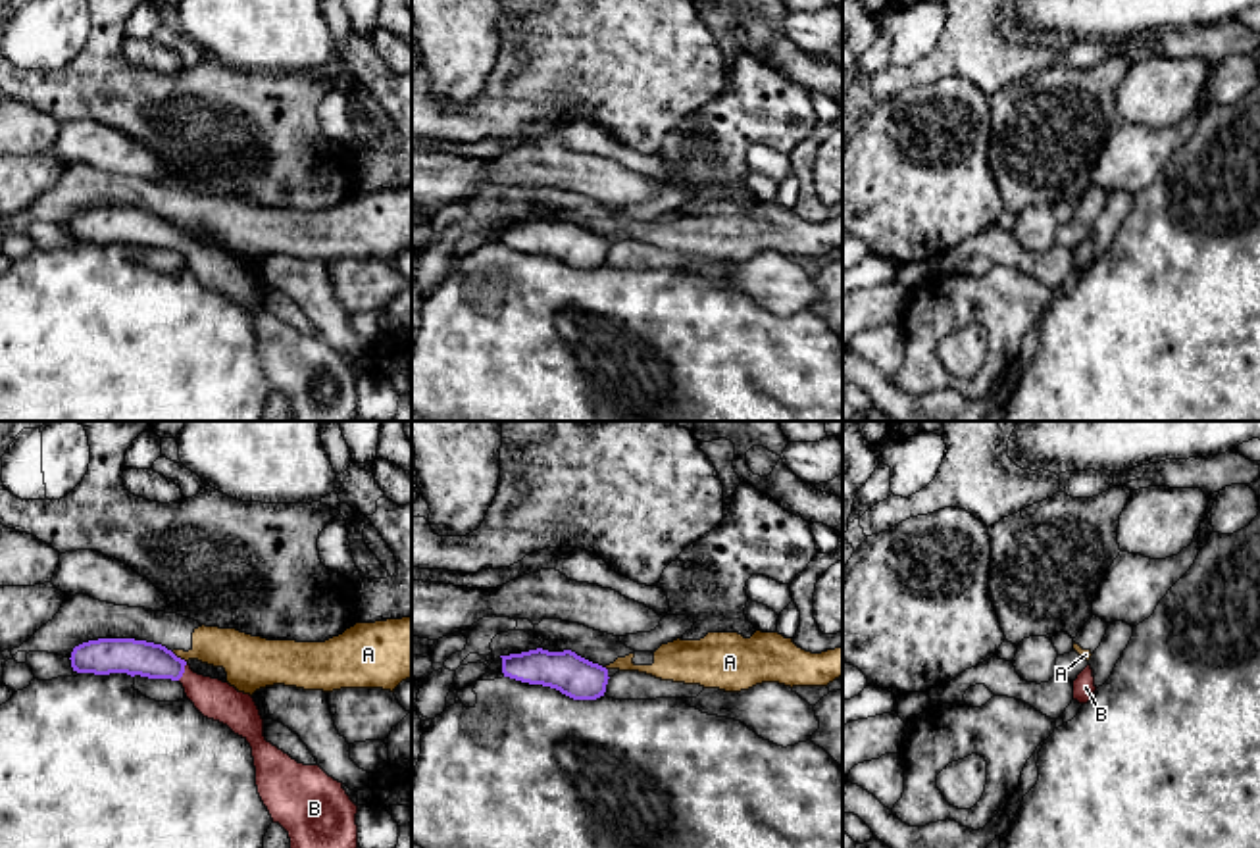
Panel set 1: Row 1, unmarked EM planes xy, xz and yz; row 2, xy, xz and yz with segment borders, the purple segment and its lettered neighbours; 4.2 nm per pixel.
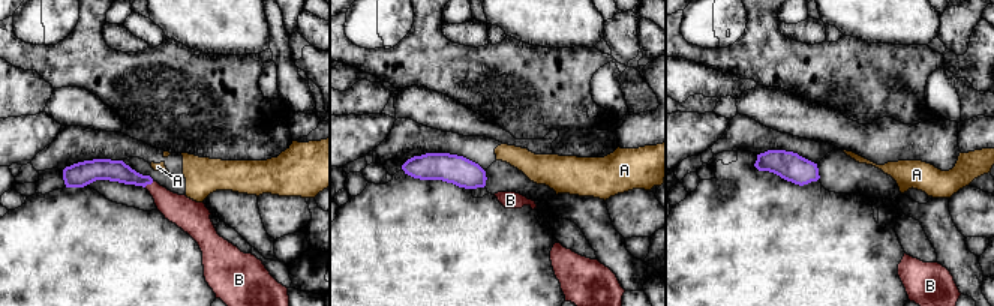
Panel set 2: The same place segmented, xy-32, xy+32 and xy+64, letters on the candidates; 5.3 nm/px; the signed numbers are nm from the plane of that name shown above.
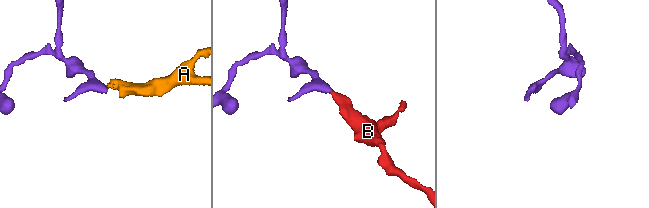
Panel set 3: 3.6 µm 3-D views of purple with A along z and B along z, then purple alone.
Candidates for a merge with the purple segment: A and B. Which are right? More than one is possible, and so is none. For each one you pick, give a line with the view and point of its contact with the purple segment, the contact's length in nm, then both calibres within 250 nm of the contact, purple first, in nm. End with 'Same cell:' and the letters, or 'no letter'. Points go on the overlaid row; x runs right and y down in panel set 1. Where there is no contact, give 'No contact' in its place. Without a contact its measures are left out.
B: Touches purple at xy (183, 672). Shared border 80 nm. Thickness 150 nm (purple) against 170 nm
Same cell: B

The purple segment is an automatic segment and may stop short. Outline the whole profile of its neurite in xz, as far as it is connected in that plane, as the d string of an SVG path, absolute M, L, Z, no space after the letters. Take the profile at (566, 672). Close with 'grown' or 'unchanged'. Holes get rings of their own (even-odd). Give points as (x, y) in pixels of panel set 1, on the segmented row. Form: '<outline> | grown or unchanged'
M542 648L500 656L504 677L560 690L573 700L604 696L608 669L571 650L548 652Z | unchanged

